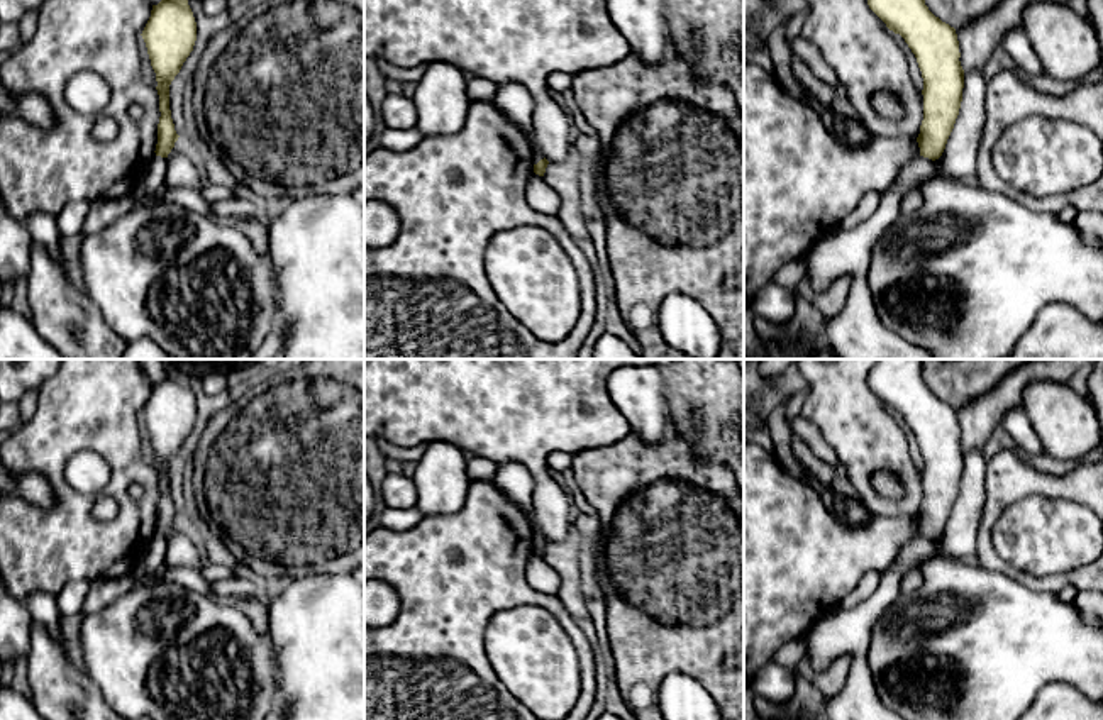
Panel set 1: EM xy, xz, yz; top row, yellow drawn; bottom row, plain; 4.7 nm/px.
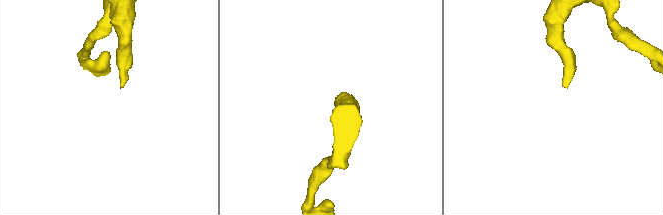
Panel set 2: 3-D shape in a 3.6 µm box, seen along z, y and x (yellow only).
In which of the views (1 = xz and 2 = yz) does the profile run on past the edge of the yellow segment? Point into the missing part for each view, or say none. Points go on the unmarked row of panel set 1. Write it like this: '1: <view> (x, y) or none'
1: none
2: none

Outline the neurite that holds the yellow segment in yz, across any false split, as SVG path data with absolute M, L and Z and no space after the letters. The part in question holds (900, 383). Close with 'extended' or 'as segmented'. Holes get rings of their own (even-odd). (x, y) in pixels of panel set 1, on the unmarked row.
M876 359L869 374L869 388L900 413L917 437L923 457L923 500L917 517L920 535L939 539L959 495L964 468L964 449L956 408L935 396L922 374L923 359Z; as segmented

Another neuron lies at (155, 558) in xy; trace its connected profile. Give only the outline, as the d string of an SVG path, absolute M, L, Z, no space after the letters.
M154 535L144 557L139 562L139 568L142 568L147 573L152 573L166 562L166 557L168 557L168 539Z

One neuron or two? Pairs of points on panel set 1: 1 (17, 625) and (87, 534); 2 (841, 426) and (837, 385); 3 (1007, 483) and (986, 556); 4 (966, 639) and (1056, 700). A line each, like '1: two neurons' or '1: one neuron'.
1: two neurons
2: one neuron
3: one neuron
4: two neurons

